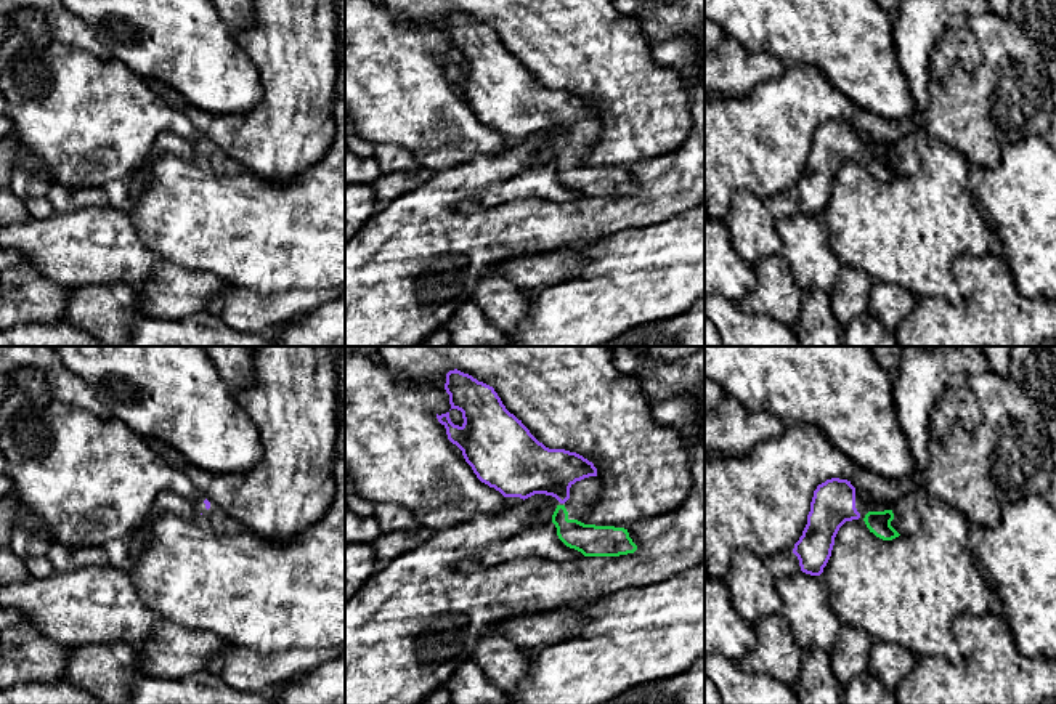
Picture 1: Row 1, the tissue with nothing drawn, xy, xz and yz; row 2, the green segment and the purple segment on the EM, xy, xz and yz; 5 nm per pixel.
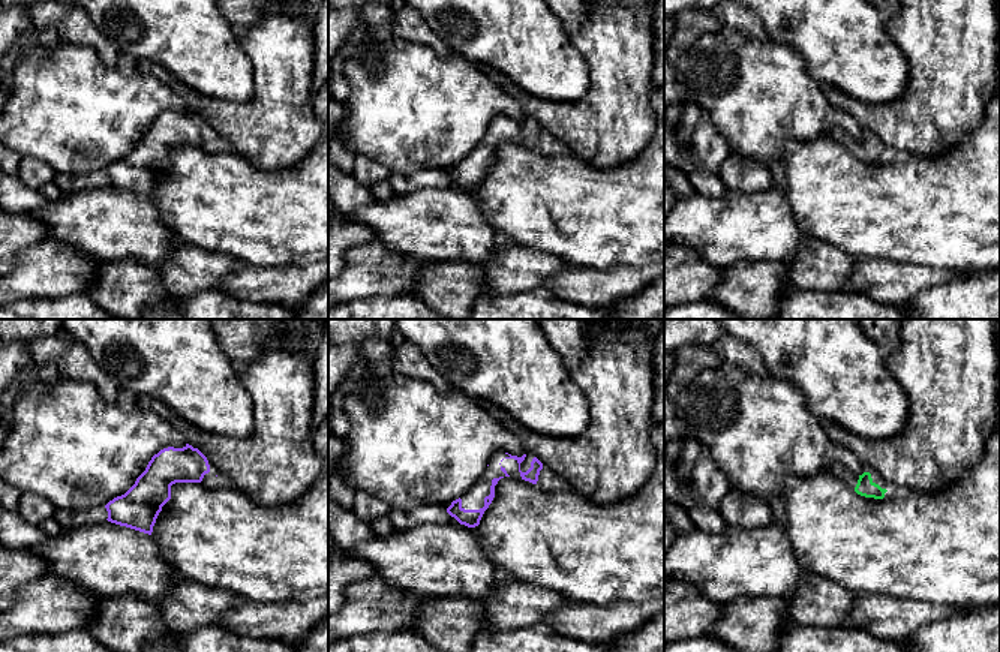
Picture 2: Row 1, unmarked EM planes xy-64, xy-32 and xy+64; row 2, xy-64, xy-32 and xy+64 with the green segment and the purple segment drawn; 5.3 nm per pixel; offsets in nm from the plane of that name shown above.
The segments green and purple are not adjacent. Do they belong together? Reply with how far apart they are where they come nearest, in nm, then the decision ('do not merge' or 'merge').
20 nm | merge

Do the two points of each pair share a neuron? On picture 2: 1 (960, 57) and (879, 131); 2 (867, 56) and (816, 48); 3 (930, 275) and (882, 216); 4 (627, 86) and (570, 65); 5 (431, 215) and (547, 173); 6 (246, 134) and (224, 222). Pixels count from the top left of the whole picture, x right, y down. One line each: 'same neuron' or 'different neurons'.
1: same neuron
2: same neuron
3: different neurons
4: different neurons
5: different neurons
6: different neurons

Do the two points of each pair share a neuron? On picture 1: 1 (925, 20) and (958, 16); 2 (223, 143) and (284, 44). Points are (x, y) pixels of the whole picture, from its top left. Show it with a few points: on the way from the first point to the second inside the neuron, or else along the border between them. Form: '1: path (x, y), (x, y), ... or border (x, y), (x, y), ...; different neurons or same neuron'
1: path (933, 16), (950, 16); same neuron
2: path (251, 127), (284, 93), (284, 71); same neuron

